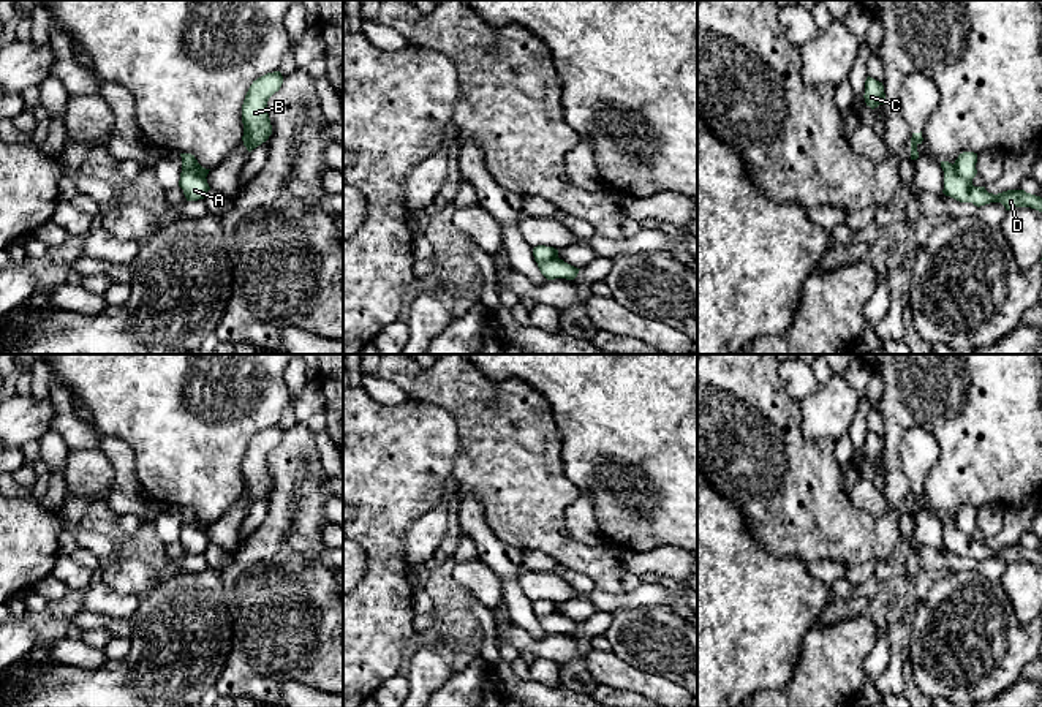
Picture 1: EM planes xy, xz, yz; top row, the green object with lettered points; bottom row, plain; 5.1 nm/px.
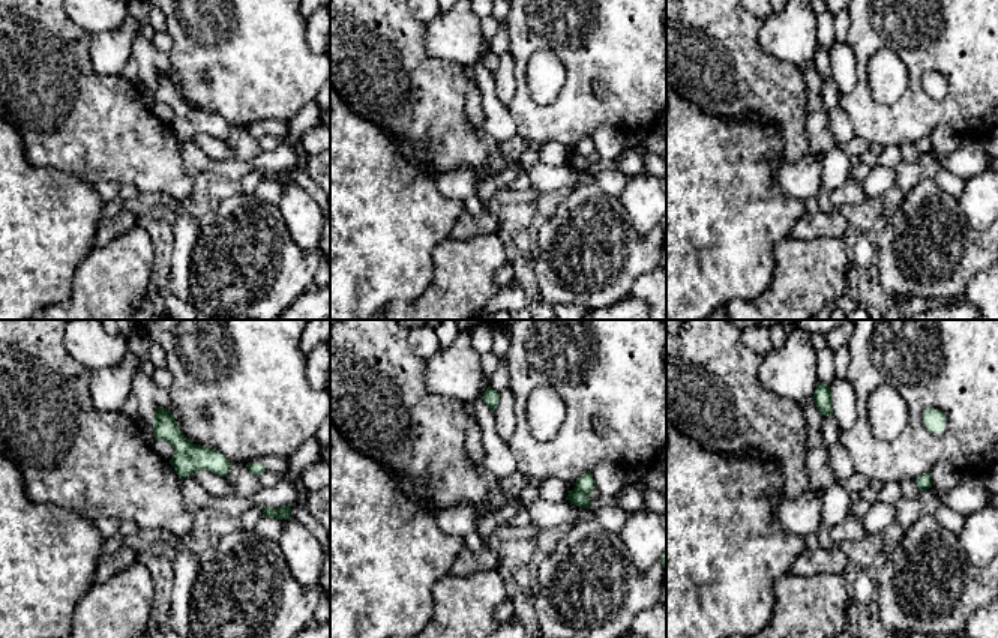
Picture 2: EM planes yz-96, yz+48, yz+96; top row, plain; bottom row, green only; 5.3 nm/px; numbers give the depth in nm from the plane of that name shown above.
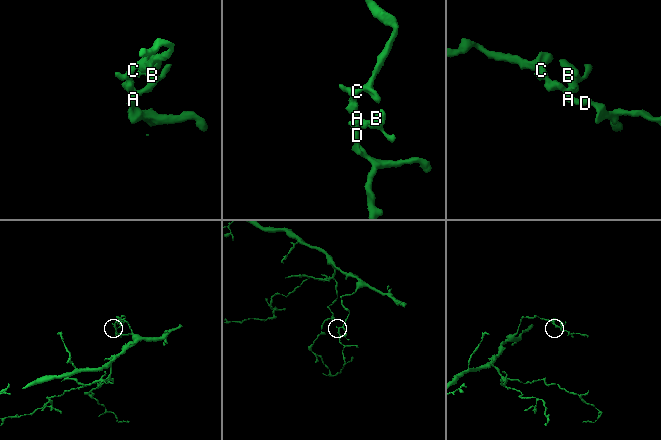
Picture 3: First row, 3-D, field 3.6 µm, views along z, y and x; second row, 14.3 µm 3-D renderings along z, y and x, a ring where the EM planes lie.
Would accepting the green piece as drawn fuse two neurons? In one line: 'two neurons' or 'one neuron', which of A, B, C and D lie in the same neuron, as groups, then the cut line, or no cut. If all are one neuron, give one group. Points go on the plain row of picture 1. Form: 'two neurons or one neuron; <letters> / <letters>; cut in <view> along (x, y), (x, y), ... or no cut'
two neurons; A C D / B; cut in yz along (952, 519), (971, 536)

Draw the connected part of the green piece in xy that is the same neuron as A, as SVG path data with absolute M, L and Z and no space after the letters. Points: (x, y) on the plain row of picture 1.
M183 522L180 527L179 541L183 544L187 555L204 554L204 550L210 544L206 531Z

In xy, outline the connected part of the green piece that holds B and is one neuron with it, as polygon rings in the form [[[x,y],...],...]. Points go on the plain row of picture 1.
[[[280,425],[267,427],[250,440],[242,459],[244,500],[248,506],[261,500],[272,489],[267,468],[269,452],[280,444],[283,430]]]

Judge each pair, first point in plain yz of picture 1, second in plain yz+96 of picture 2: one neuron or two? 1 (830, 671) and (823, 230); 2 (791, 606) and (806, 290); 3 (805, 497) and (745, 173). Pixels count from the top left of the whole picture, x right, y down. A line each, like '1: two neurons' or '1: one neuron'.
1: two neurons
2: two neurons
3: two neurons

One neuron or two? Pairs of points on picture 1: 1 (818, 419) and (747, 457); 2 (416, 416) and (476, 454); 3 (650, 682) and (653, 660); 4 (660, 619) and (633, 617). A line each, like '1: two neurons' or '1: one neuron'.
1: two neurons
2: two neurons
3: two neurons
4: one neuron

